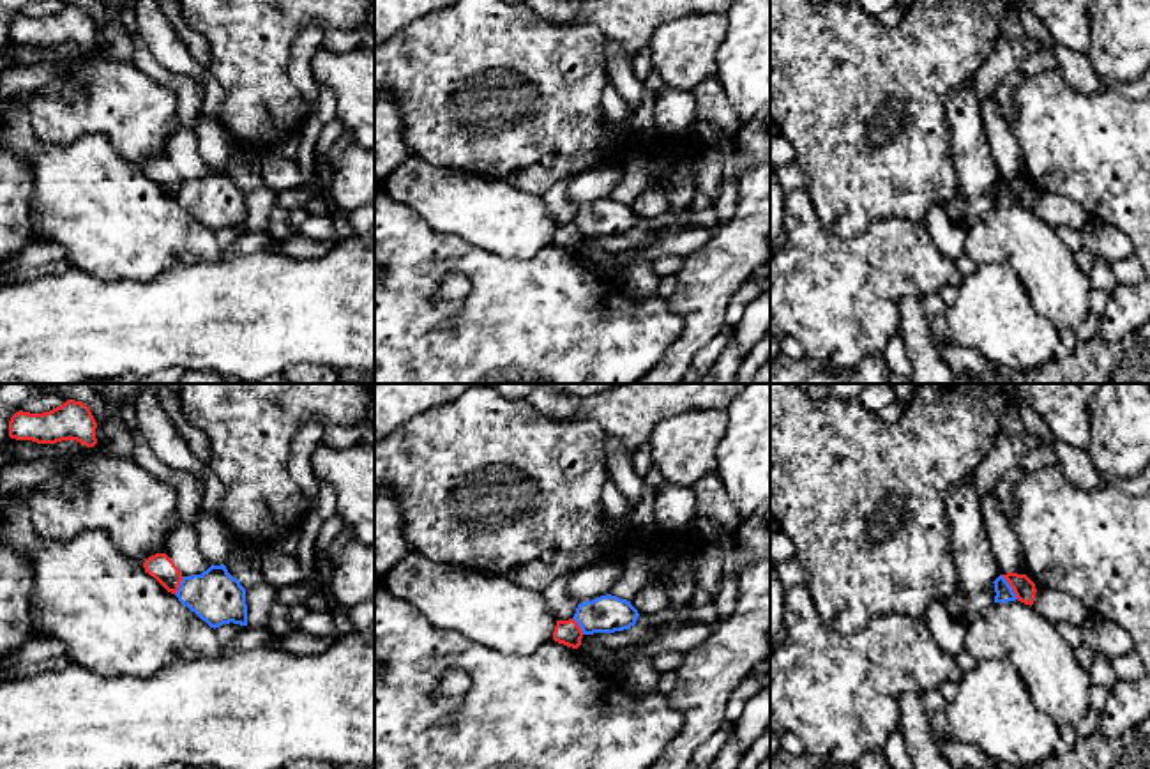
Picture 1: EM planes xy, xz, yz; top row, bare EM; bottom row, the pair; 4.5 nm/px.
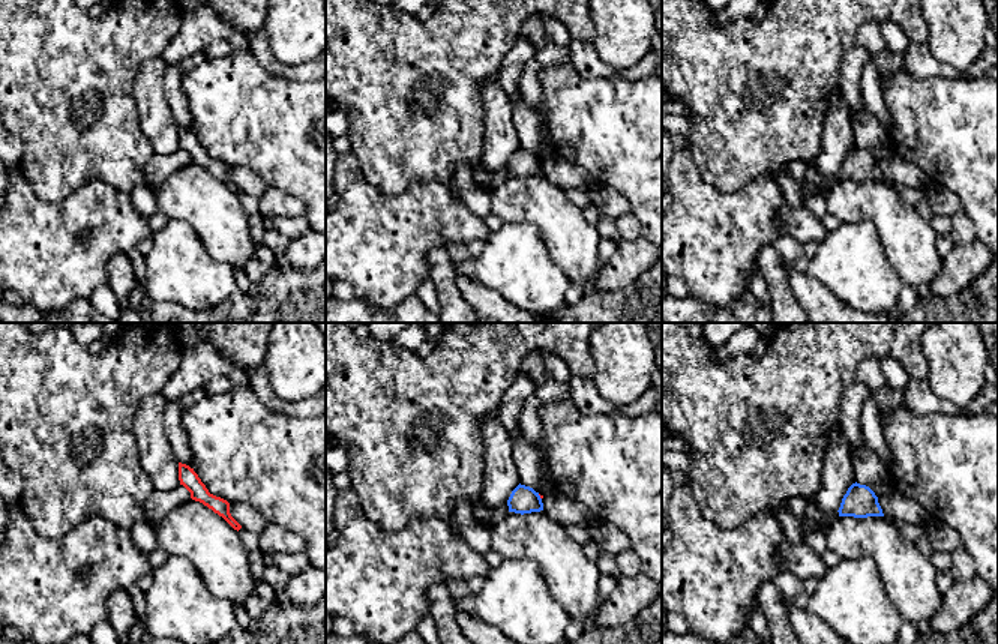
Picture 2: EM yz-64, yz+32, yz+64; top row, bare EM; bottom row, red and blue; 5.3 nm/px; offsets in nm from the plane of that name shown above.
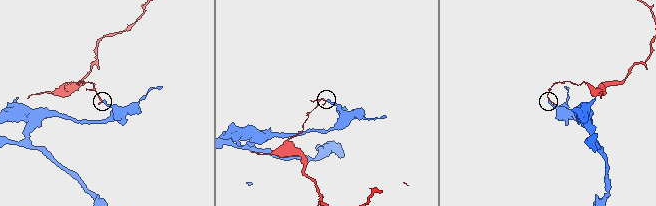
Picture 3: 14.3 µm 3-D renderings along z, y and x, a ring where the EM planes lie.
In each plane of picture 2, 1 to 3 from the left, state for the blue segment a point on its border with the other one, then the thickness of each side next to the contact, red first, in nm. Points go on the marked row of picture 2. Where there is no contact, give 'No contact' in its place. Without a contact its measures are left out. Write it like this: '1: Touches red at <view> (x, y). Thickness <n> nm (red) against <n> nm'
1: No contact
2: Touches red at yz+32 (541, 497). Thickness 20 nm (red) against 140 nm
3: No contact

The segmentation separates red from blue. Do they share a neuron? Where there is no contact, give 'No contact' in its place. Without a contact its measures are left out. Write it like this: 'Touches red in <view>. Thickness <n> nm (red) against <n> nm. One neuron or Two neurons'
Touches red in yz. Thickness 100 nm (red) against 80 nm. Two neurons

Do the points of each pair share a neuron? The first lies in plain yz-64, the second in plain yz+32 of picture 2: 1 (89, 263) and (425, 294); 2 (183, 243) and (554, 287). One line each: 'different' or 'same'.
1: different
2: same

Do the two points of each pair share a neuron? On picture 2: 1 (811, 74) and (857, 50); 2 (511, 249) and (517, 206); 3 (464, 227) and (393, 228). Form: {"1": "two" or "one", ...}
{"1": "two", "2": "two", "3": "one"}

